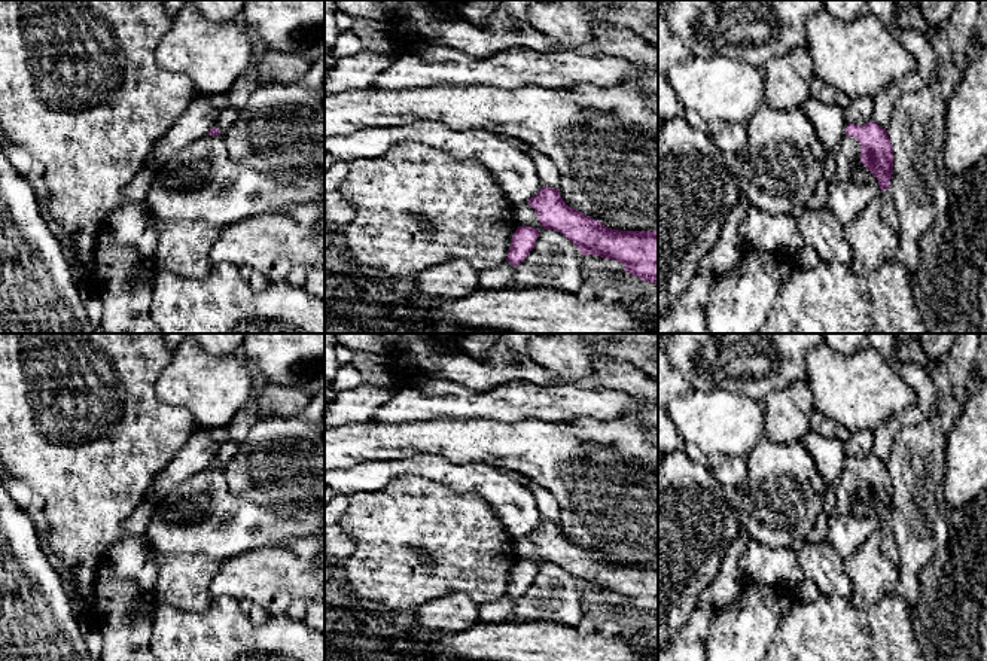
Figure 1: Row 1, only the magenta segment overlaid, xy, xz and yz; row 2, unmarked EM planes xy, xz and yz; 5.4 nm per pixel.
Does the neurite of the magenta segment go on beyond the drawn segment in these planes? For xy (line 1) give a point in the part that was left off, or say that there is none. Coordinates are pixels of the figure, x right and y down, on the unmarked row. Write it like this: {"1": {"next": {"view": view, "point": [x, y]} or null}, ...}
{"1": {"next": {"view": "xy", "point": [201, 515]}}}

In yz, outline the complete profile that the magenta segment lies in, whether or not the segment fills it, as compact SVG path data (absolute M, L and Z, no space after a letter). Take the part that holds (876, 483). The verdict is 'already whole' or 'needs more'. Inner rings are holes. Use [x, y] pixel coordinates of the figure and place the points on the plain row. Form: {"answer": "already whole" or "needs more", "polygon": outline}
{"answer": "needs more", "polygon": "M869 454L863 459L849 457L832 487L837 508L828 518L826 540L846 560L880 524L889 523L893 481L887 464Z"}

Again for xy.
{"answer": "needs more", "polygon": "M213 460L159 500L143 534L161 561L191 554L234 558L290 537L304 539L320 533L320 529L311 530L281 517L249 493L234 496L225 469Z"}

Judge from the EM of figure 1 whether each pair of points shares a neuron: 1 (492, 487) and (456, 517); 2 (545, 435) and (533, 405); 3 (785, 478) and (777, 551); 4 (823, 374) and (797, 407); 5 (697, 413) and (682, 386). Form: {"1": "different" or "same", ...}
{"1": "different", "2": "different", "3": "same", "4": "different", "5": "different"}

